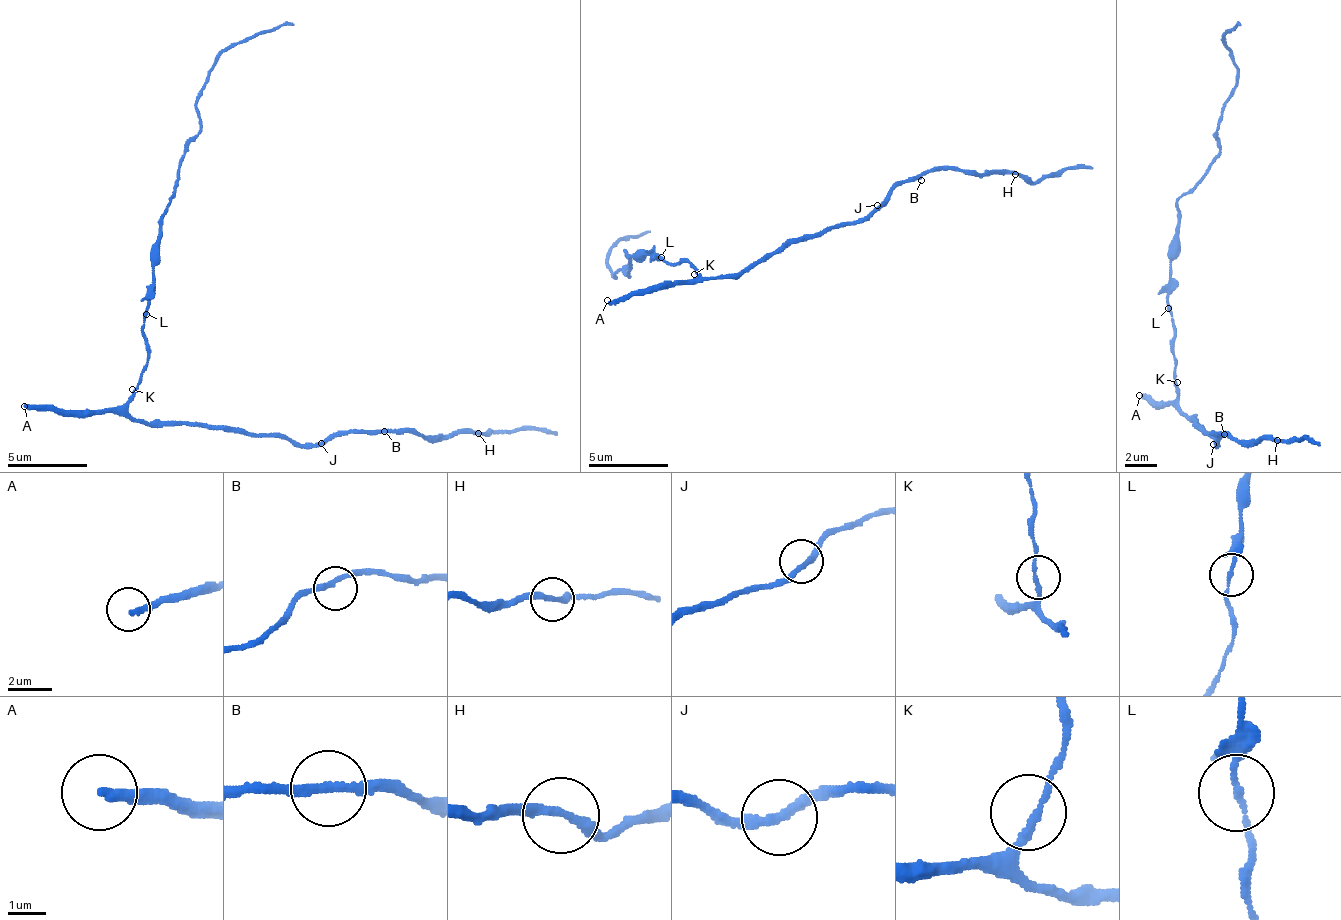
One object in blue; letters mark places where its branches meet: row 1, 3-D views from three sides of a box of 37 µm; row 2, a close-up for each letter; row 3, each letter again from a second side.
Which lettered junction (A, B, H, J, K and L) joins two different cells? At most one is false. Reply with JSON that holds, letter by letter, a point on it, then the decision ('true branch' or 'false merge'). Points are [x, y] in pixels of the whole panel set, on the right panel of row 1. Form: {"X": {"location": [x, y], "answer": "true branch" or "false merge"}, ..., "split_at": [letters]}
{"A": {"location": [1139, 395], "answer": "true branch"}, "B": {"location": [1224, 434], "answer": "true branch"}, "H": {"location": [1277, 440], "answer": "true branch"}, "J": {"location": [1213, 444], "answer": "true branch"}, "K": {"location": [1177, 382], "answer": "true branch"}, "L": {"location": [1168, 308], "answer": "true branch"}, "split_at": []}

